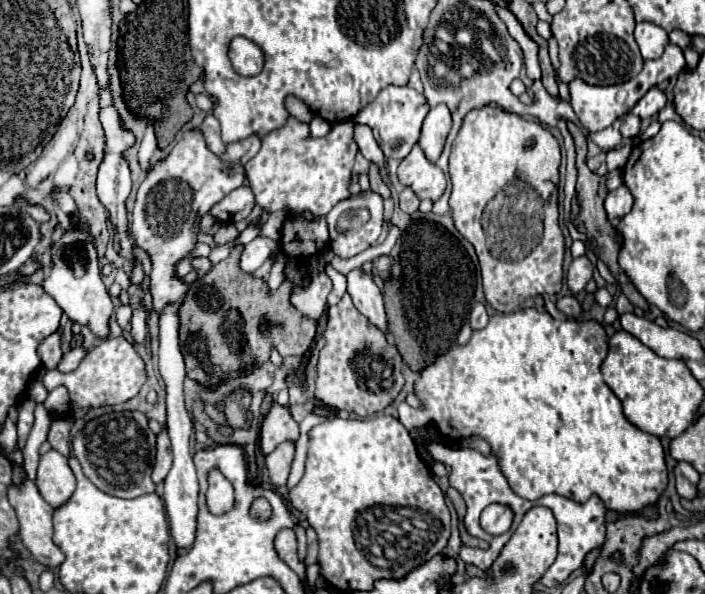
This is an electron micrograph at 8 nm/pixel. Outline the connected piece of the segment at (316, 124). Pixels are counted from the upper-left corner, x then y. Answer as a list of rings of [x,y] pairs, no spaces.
[[[314,115],[313,119],[309,123],[310,136],[312,138],[319,138],[326,136],[331,130],[331,124],[320,118],[320,116]]]

